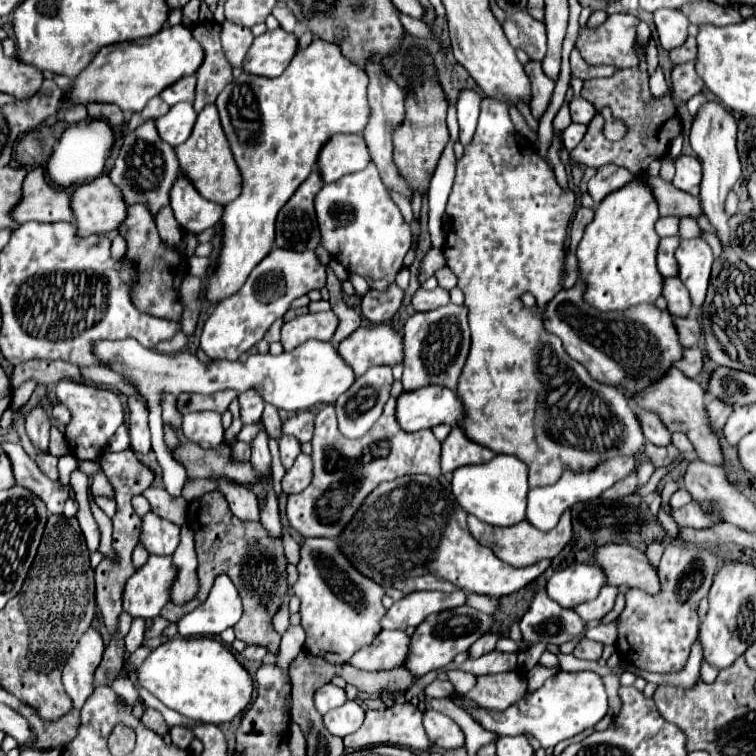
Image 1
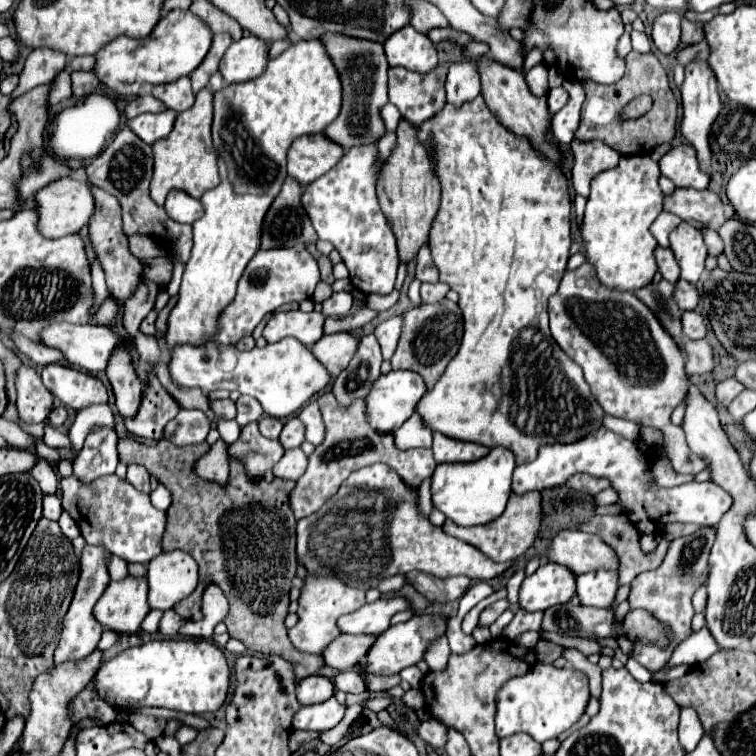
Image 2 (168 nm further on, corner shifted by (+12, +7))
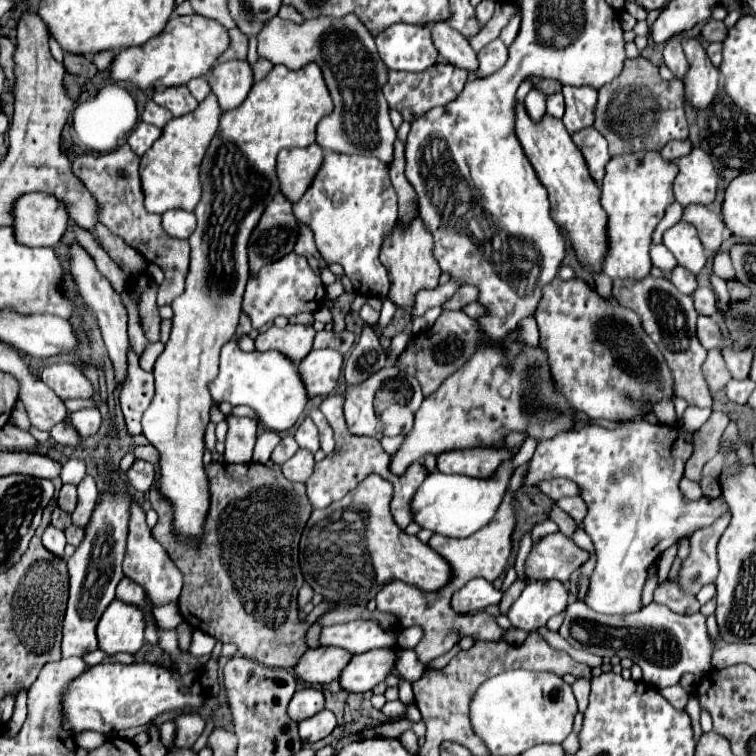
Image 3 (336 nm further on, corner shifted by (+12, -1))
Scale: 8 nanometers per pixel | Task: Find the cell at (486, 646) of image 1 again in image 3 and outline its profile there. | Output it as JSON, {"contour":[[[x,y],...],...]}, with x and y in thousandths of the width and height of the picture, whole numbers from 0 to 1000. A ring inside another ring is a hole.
{"contour":[[[683,766],[683,769],[667,782],[667,790],[664,790],[664,798],[661,798],[661,811],[664,811],[664,813],[669,813],[669,808],[677,803],[677,798],[688,790],[690,779],[696,776],[696,771],[698,771],[698,769],[693,769],[693,766]]]}

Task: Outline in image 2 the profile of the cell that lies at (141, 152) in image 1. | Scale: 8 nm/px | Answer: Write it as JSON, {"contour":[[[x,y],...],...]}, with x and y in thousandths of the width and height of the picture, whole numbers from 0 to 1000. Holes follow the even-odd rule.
{"contour":[[[161,165],[159,173],[151,179],[151,187],[127,210],[122,210],[114,218],[114,231],[122,245],[143,253],[146,258],[151,258],[159,266],[164,306],[169,311],[177,311],[177,308],[196,311],[220,329],[225,321],[230,321],[235,329],[235,340],[241,345],[246,345],[251,340],[251,329],[254,329],[254,300],[238,298],[238,295],[222,290],[220,279],[214,274],[209,274],[206,269],[201,269],[201,261],[198,261],[201,221],[204,221],[201,192],[183,184],[180,176],[169,165]]]}

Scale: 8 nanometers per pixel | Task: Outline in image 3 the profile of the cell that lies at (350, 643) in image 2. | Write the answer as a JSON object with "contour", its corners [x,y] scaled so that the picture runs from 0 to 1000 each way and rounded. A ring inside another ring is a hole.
{"contour":[[[418,856],[407,858],[392,877],[389,890],[394,898],[410,906],[431,906],[450,896],[450,888],[460,880],[466,866],[450,856]]]}

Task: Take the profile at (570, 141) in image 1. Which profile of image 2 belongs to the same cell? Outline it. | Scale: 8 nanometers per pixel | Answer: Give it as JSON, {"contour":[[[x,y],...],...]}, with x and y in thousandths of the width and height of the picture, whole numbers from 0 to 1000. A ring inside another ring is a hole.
{"contour":[[[749,104],[743,112],[749,120],[754,120],[754,136],[730,155],[730,173],[733,173],[733,181],[738,184],[738,189],[743,194],[751,194],[759,184],[759,173],[767,160],[772,118],[770,118],[770,110],[762,104]]]}

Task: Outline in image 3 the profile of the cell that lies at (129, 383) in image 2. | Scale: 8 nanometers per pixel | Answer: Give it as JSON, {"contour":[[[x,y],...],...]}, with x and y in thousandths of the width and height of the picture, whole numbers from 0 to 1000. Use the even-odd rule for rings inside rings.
{"contour":[[[95,319],[93,327],[90,327],[90,345],[93,345],[93,364],[95,364],[95,372],[101,374],[111,401],[127,414],[130,419],[130,427],[132,427],[132,438],[135,438],[135,446],[138,446],[138,454],[143,459],[143,467],[146,467],[146,475],[153,485],[153,504],[156,504],[156,512],[159,512],[159,501],[164,501],[164,491],[167,491],[167,464],[172,459],[172,451],[169,451],[169,411],[167,411],[167,403],[161,401],[161,393],[159,388],[148,380],[148,374],[130,358],[124,343],[114,335],[114,329]]]}

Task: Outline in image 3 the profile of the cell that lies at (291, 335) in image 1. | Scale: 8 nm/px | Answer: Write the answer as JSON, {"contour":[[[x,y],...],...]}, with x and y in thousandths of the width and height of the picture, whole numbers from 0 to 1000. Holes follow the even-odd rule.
{"contour":[[[378,430],[376,435],[370,433],[357,433],[354,438],[344,440],[336,454],[339,464],[354,464],[365,462],[376,467],[384,478],[397,480],[410,464],[413,464],[413,451],[415,451],[415,433],[413,430]]]}

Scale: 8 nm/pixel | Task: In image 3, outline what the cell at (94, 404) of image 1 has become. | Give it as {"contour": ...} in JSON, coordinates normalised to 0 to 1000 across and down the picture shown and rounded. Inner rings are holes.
{"contour":[[[61,483],[53,501],[79,528],[119,528],[124,520],[122,507],[101,483]]]}

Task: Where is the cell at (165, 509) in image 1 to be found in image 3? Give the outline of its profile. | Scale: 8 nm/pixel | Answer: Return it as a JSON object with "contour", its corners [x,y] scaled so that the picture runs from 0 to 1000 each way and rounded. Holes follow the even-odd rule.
{"contour":[[[180,607],[175,612],[175,618],[167,623],[167,631],[180,649],[193,652],[193,649],[198,649],[201,639],[204,639],[204,615],[196,610]]]}

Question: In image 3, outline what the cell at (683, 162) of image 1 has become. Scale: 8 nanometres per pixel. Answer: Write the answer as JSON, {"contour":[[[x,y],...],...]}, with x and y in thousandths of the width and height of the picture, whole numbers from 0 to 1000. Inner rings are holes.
{"contour":[[[921,194],[910,205],[894,210],[892,216],[899,224],[892,237],[894,266],[902,274],[939,271],[947,261],[947,245],[950,245],[950,231],[939,205],[926,194]]]}

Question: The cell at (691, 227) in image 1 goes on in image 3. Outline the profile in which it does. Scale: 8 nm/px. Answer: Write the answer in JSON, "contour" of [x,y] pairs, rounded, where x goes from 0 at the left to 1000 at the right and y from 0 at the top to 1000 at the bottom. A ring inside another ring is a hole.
{"contour":[[[950,335],[944,340],[944,361],[950,366],[955,366],[958,372],[971,372],[974,369],[974,361],[971,361],[971,353],[968,353],[968,345],[966,345],[963,335]]]}

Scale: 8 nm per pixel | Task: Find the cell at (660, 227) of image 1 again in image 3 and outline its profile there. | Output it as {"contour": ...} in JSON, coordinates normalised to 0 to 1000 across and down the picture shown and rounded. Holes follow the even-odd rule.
{"contour":[[[876,321],[860,327],[860,340],[862,340],[862,348],[878,361],[878,366],[886,366],[886,361],[897,353],[894,340]]]}

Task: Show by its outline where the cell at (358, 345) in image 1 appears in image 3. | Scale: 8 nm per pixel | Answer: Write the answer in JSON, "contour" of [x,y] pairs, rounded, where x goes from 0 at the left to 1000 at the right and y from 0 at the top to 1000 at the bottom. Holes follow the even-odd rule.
{"contour":[[[434,462],[410,464],[394,480],[397,485],[394,493],[397,501],[402,504],[402,515],[407,517],[407,525],[437,522],[452,493],[452,480],[455,475],[447,464],[434,464]]]}

